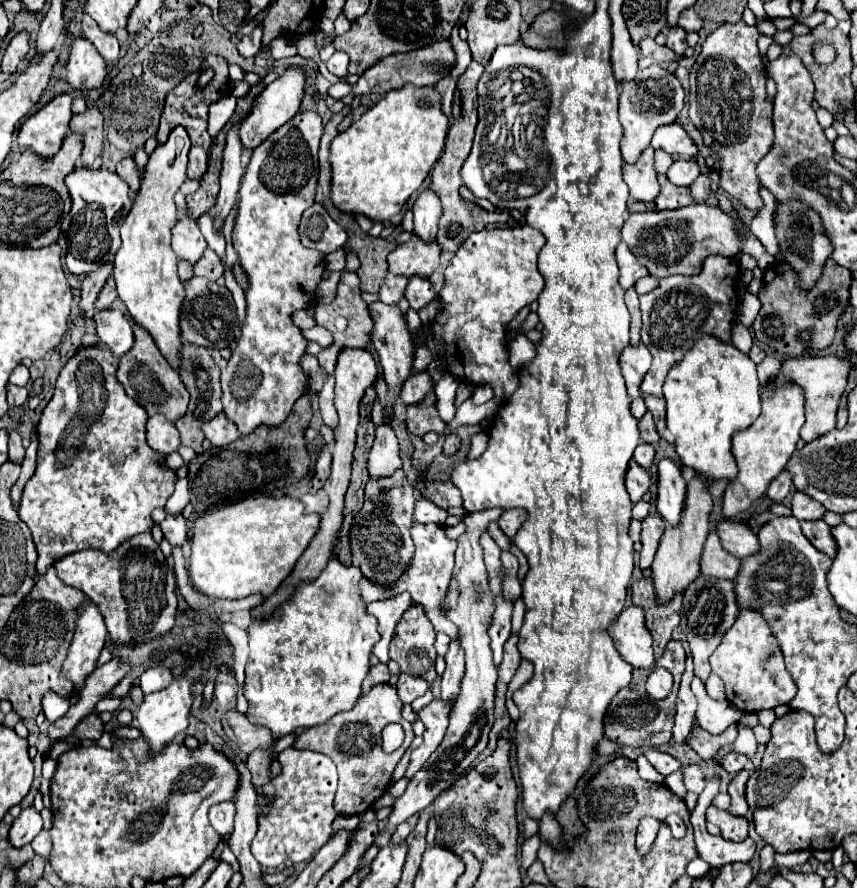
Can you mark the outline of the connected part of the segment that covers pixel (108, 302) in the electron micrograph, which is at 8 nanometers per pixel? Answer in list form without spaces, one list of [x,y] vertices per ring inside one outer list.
[[[109,275],[107,283],[103,285],[101,293],[99,293],[99,299],[97,299],[95,307],[97,307],[97,309],[109,309],[109,307],[115,305],[115,301],[117,301],[117,295],[115,295],[115,281],[113,276]]]

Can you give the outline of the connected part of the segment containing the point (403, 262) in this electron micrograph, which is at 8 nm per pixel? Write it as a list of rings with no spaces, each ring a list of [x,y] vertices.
[[[413,235],[407,243],[399,245],[389,257],[389,271],[395,275],[403,277],[413,277],[419,275],[423,279],[429,279],[433,271],[439,267],[439,255],[441,249],[439,245],[433,243],[423,243],[417,235]]]

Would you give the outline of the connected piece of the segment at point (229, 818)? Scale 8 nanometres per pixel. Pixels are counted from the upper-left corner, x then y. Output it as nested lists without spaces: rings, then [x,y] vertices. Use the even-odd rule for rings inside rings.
[[[229,799],[227,803],[217,803],[209,811],[209,821],[217,833],[223,837],[233,831],[233,817],[235,817],[235,803]]]

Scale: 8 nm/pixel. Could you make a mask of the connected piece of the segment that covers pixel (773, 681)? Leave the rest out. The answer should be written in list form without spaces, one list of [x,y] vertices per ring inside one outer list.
[[[745,609],[739,613],[733,627],[725,633],[721,645],[715,649],[709,661],[713,673],[723,679],[727,701],[739,711],[755,713],[761,709],[775,709],[779,705],[789,705],[795,697],[797,687],[791,679],[791,673],[785,669],[777,639],[771,635],[771,629],[767,627],[763,615],[759,615],[759,611],[755,609]]]

